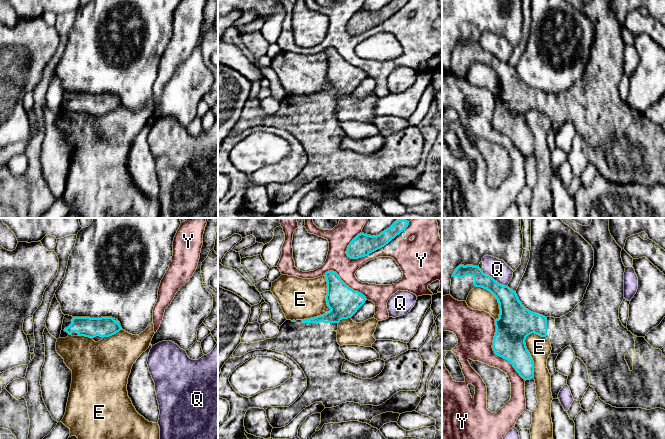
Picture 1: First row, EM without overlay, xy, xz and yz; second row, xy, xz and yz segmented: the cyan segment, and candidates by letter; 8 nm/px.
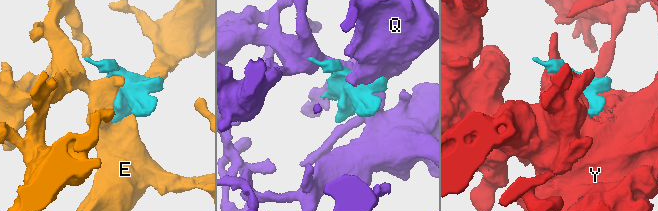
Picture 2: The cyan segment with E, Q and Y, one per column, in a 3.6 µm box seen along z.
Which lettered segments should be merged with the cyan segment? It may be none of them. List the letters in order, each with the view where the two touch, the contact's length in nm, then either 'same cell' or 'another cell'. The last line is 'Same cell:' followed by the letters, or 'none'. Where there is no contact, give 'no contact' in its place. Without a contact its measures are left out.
E: meets cyan in xz; contact 400 nm long; another cell
Q: meets cyan in yz; contact 260 nm long; another cell
Y: meets cyan in yz; contact 550 nm long; another cell
Same cell: none

